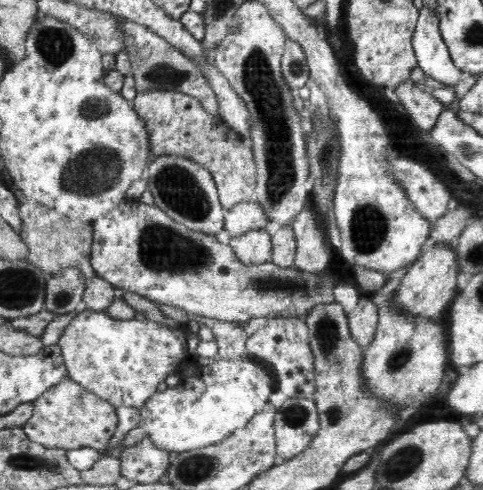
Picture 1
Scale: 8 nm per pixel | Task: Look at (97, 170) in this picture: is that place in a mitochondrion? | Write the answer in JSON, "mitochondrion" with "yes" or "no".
{"mitochondrion":"yes"}

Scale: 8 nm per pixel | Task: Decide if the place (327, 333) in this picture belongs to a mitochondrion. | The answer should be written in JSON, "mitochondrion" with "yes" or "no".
{"mitochondrion":"yes"}

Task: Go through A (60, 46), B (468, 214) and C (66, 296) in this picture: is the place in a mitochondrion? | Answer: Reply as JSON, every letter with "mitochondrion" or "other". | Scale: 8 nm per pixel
{"A":"mitochondrion","B":"other","C":"mitochondrion"}

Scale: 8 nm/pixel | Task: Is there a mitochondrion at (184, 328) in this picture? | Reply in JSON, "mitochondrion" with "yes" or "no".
{"mitochondrion":"no"}

